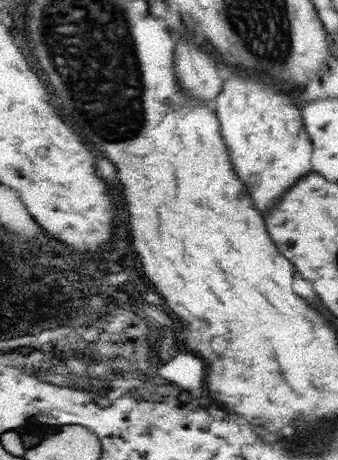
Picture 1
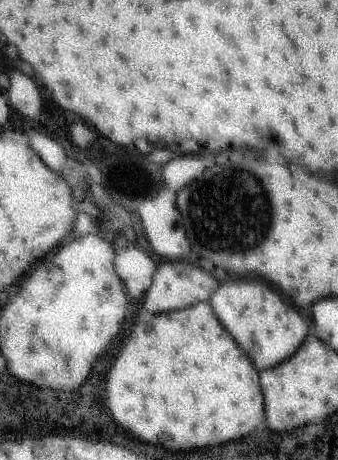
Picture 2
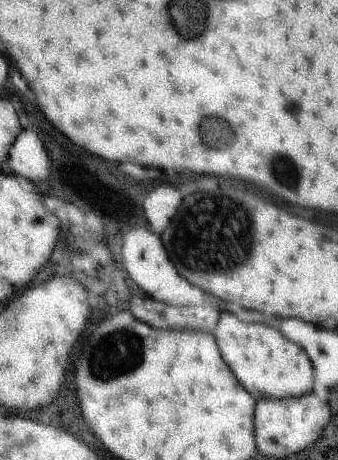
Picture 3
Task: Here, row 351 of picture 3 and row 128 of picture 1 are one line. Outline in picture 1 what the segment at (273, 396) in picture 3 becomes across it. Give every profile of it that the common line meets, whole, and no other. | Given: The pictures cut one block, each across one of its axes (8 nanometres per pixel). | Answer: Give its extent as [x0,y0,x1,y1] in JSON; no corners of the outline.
[211,72,311,214]

